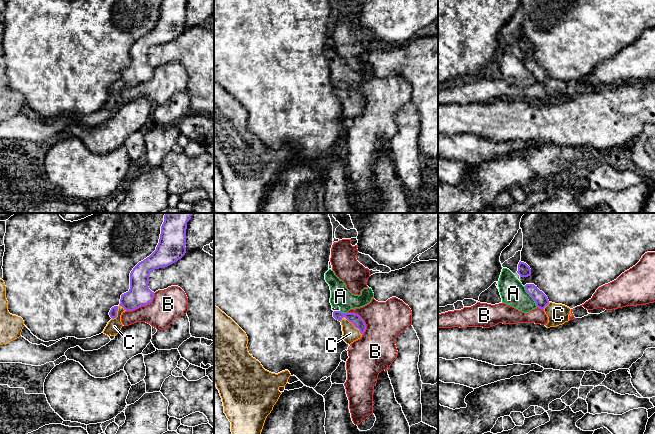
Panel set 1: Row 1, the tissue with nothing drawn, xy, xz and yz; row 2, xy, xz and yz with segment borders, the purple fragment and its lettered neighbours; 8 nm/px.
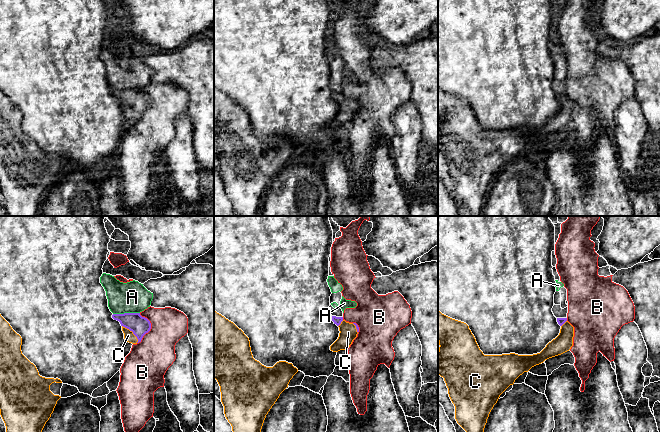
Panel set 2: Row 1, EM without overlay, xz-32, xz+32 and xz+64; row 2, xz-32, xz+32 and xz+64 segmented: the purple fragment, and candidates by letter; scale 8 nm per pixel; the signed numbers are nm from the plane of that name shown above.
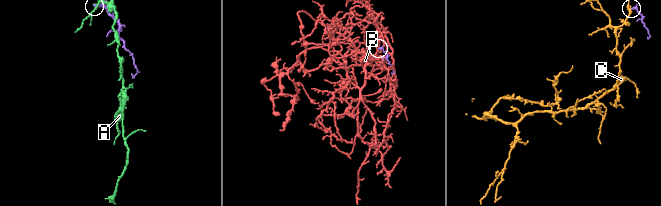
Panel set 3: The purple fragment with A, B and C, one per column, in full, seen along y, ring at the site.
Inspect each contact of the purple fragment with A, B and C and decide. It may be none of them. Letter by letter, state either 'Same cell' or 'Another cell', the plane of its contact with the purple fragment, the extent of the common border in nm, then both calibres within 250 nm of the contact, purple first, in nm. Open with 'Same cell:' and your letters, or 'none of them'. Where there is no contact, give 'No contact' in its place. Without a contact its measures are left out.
Same cell: C
A: Another cell. Touches purple in yz. Shared border 200 nm. Thickness 110 nm (purple) against 200 nm
B: Another cell. Touches purple in xy. Shared border 280 nm. Thickness 190 nm (purple) against 260 nm
C: Same cell. Touches purple in xz. Shared border 220 nm. Thickness 90 nm (purple) against 130 nm

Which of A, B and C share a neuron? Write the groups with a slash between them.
A / B / C

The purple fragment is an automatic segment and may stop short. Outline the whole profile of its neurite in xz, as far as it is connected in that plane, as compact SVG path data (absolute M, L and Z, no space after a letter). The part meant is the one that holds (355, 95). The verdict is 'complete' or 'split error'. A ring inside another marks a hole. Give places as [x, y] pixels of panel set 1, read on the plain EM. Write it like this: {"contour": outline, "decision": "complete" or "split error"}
{"contour": "M334 87L333 93L341 98L343 116L349 121L360 115L366 106L366 100L358 90Z", "decision": "split error"}

